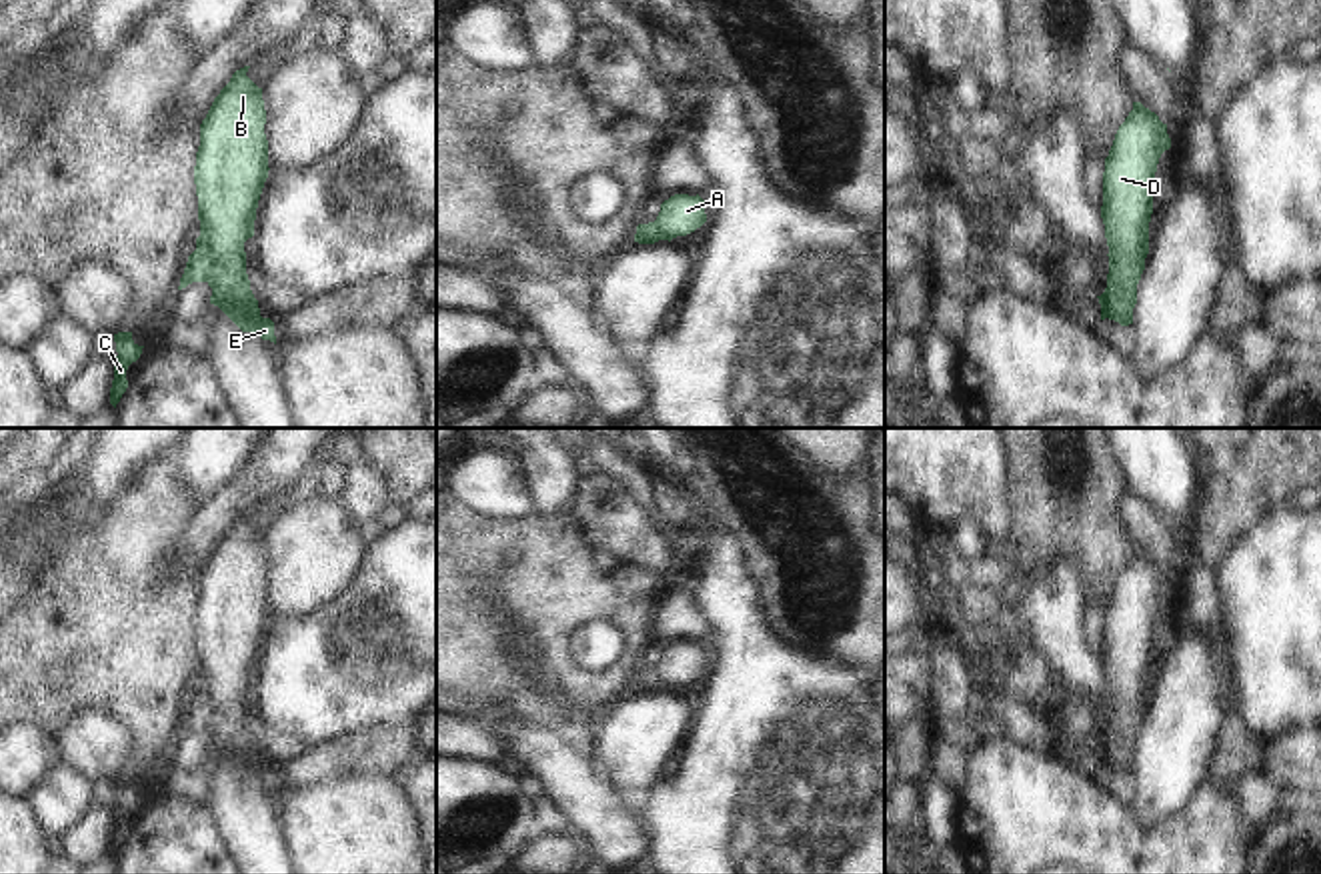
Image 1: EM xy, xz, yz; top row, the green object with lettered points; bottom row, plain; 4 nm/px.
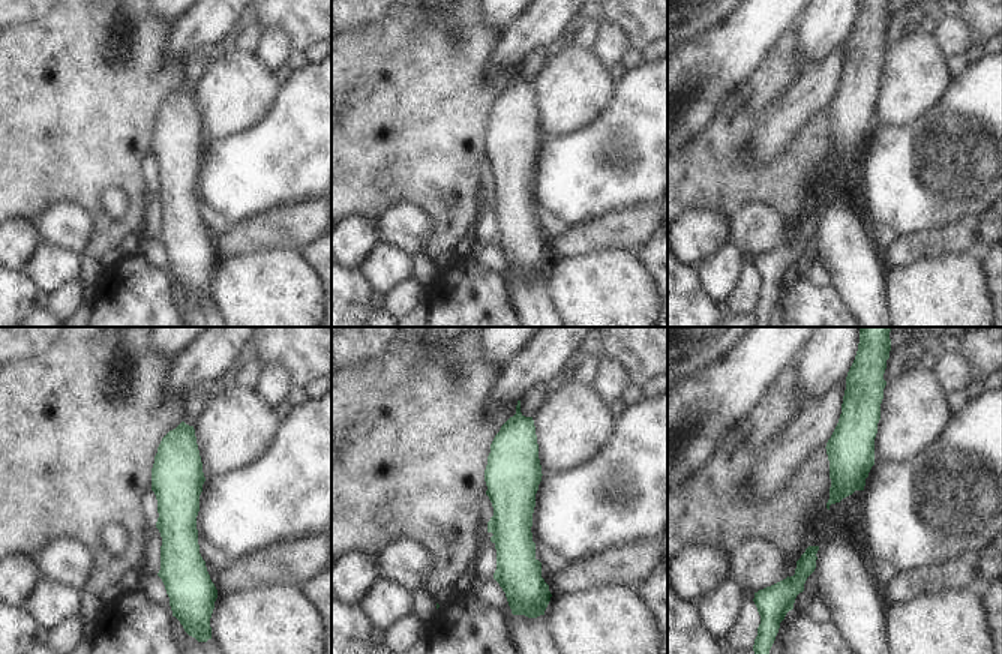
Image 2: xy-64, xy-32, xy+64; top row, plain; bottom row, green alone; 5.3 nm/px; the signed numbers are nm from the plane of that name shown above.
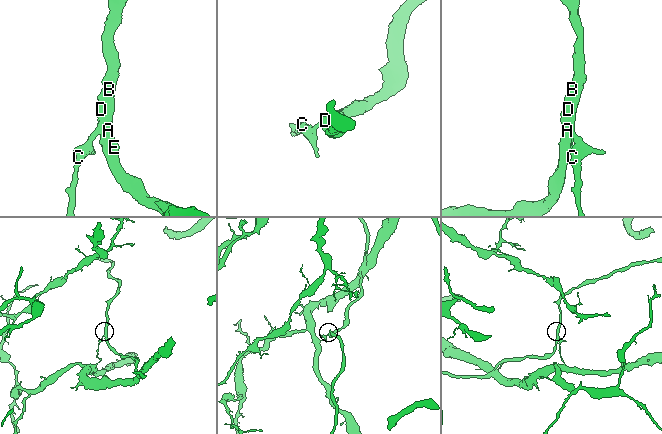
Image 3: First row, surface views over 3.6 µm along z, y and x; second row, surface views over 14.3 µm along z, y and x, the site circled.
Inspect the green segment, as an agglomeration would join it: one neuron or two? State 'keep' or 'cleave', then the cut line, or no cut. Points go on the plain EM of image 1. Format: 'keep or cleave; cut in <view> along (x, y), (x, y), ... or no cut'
cleave; cut in xy along (197, 696), (211, 710), (209, 728)

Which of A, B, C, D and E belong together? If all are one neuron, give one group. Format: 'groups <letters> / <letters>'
groups A B D E / C

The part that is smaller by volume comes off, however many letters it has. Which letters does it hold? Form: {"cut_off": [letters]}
{"cut_off": ["A", "B", "D", "E"]}

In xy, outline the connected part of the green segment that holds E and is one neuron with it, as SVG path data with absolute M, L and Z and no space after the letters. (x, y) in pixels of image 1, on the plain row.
M244 514L232 522L200 572L194 614L200 668L196 698L212 710L208 722L210 752L218 754L242 780L254 780L262 788L276 792L274 770L260 764L258 748L246 722L244 690L254 684L256 656L270 618L262 536L246 524L248 516Z

